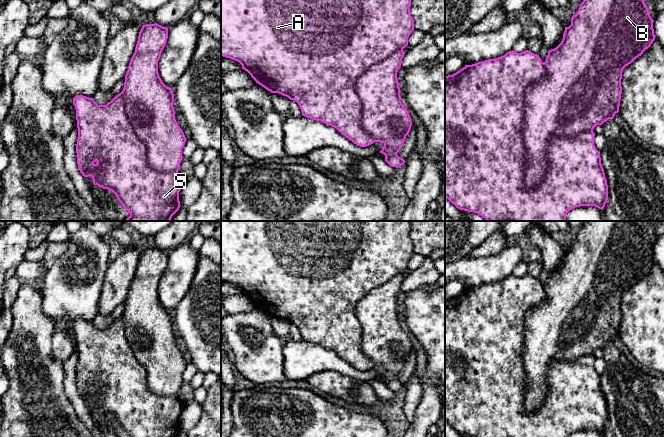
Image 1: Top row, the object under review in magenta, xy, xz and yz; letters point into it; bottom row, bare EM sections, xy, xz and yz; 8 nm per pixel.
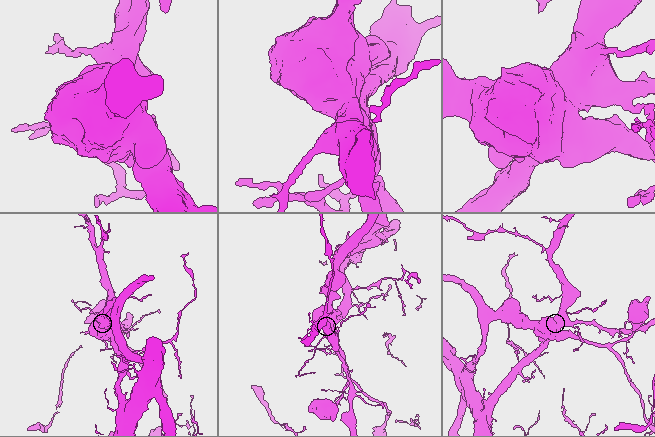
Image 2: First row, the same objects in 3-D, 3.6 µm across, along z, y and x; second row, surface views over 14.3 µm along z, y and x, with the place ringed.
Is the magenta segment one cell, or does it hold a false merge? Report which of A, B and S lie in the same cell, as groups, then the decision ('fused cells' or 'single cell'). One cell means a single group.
A S / B | fused cells

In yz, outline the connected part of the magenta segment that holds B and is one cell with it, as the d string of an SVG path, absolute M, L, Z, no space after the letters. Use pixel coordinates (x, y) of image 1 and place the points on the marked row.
M583 0L571 18L571 25L565 27L561 43L548 51L543 63L546 77L529 84L525 90L525 113L522 123L526 149L525 188L532 189L541 184L548 170L546 153L552 136L575 137L581 132L592 131L595 126L613 119L619 112L622 71L641 56L655 40L653 22L644 0Z

